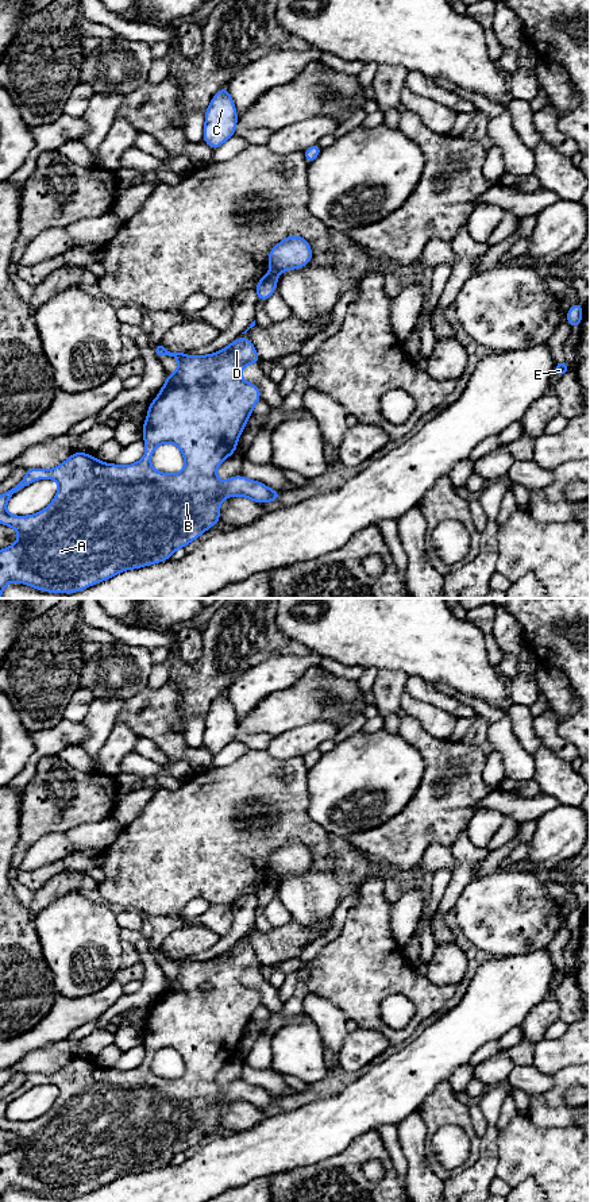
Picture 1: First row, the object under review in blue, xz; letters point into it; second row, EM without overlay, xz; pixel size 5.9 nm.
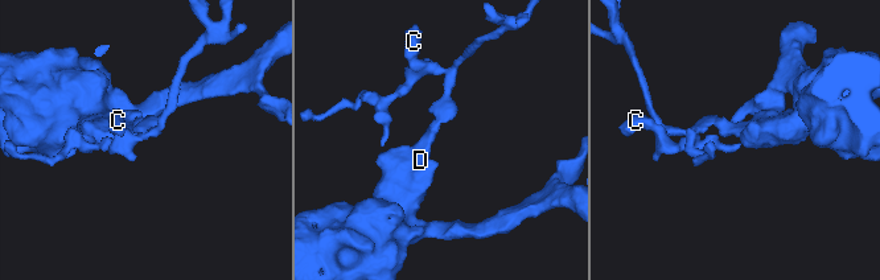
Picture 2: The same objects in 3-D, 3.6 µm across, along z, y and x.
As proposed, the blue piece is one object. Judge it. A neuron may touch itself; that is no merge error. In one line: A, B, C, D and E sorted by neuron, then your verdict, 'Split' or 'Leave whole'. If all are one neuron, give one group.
Groups: A B D E / C. Split

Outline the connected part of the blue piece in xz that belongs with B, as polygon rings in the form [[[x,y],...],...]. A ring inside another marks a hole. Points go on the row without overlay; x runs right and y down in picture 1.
[[[255,925],[235,947],[209,960],[186,962],[186,956],[170,958],[157,947],[154,960],[158,964],[163,960],[174,962],[178,966],[178,974],[171,981],[166,979],[163,993],[149,1010],[147,1024],[142,1030],[146,1059],[139,1067],[117,1071],[76,1056],[66,1067],[51,1075],[28,1074],[19,1089],[0,1099],[0,1129],[19,1136],[19,1144],[11,1152],[0,1155],[0,1202],[9,1187],[20,1187],[49,1198],[77,1198],[122,1176],[170,1164],[176,1155],[184,1153],[208,1133],[220,1128],[219,1116],[225,1102],[243,1101],[258,1109],[278,1106],[282,1097],[271,1095],[262,1087],[250,1086],[243,1080],[231,1082],[224,1087],[216,1083],[219,1070],[236,1057],[239,1040],[252,1013],[261,1005],[259,993],[240,982],[244,971],[262,967],[254,949],[242,943],[254,931]],[[162,1048],[173,1048],[182,1056],[185,1072],[180,1078],[165,1079],[150,1070],[154,1055]],[[43,1083],[51,1083],[59,1089],[51,1109],[31,1121],[11,1121],[5,1116],[7,1106],[31,1087]]]

